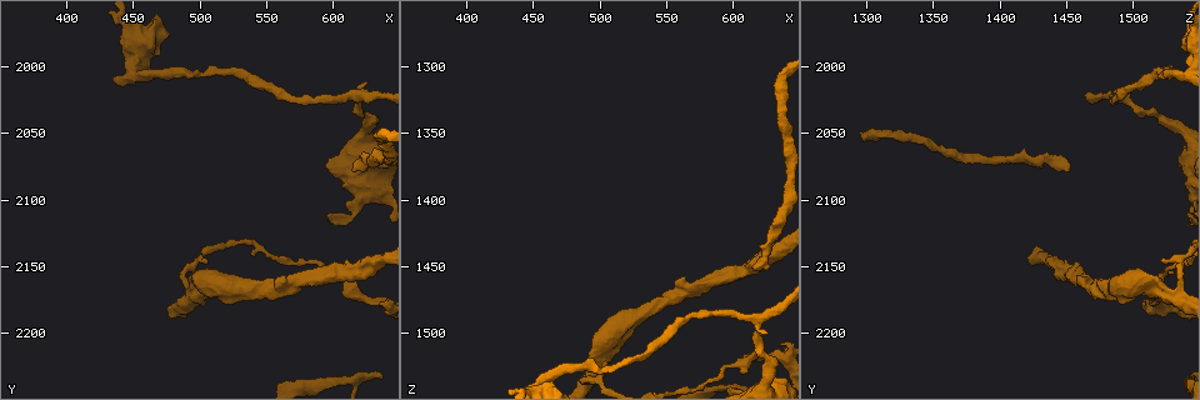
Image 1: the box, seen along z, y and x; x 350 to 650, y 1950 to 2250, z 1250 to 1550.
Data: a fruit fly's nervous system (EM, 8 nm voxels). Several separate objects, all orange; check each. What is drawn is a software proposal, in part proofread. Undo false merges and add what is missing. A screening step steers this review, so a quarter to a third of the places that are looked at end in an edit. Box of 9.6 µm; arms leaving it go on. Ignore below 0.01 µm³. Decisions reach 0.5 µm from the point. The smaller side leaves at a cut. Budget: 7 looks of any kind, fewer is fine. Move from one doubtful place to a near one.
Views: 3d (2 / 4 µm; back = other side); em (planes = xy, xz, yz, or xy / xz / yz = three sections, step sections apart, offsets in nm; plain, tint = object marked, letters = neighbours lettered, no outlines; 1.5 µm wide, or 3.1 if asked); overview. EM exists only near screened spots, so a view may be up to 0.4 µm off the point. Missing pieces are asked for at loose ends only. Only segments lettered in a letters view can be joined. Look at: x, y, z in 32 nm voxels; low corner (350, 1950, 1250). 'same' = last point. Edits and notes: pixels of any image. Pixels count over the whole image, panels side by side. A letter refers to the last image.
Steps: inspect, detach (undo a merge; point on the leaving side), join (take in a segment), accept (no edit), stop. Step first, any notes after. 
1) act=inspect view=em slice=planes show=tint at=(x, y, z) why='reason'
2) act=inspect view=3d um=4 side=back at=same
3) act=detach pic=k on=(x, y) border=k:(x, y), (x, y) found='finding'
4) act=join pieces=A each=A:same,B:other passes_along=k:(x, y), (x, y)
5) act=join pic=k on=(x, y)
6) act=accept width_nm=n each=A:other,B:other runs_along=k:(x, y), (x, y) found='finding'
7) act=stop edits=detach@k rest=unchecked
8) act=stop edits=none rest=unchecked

act=inspect view=3d um=2 at=(628, 2044, 1530)

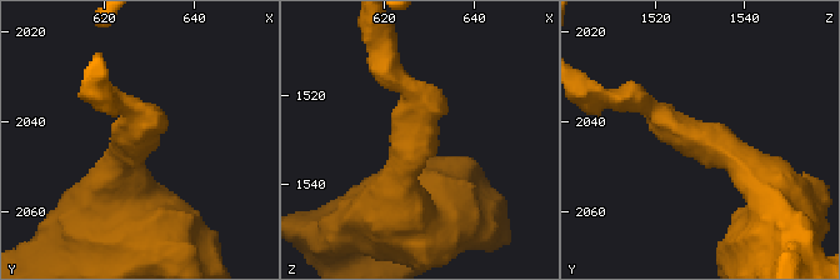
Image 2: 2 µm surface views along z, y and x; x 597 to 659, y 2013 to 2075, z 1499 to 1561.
act=inspect view=em slice=xz step=8 show=tint at=(626, 2044, 1531) arm_widths_nm=190,650 why='now the EM'

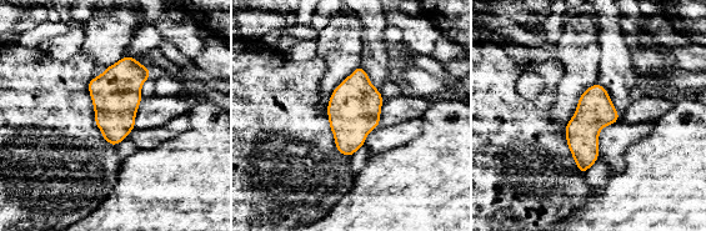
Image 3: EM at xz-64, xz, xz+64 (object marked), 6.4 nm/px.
act=inspect view=em slice=planes show=letters at=same why='another direction'

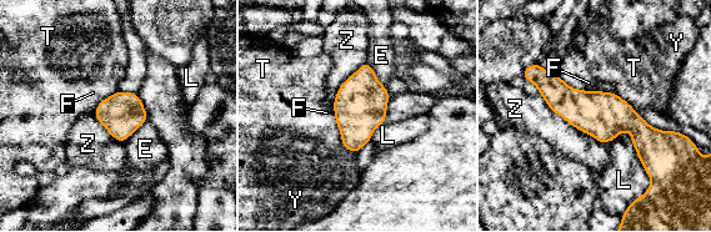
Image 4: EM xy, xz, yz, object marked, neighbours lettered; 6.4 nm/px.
act=accept longest_contact=Z:550nm each=E:other,F:other,L:other,T:other,Y:other,Z:other runs_along=4:(531, 79), (667, 139) found='all the same cell'

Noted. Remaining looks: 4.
act=inspect view=3d um=4 at=(614, 2078, 1452) why='long arm stops here'

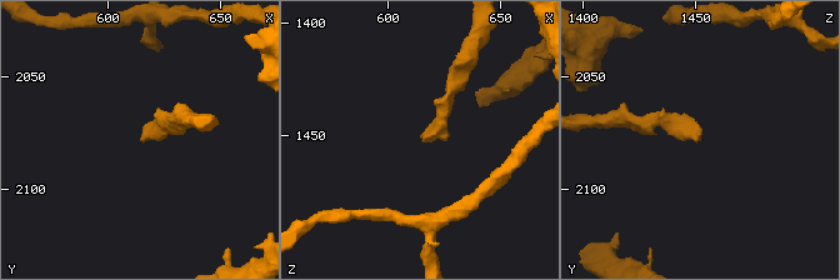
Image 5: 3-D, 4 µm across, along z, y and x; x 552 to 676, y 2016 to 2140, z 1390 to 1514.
act=inspect view=em slice=xz step=4 show=tint at=(615, 2078, 1452) why='now the EM'

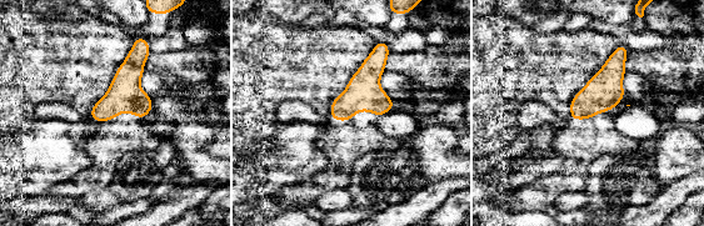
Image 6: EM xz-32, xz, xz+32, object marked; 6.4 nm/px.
act=inspect view=em slice=planes show=letters at=same

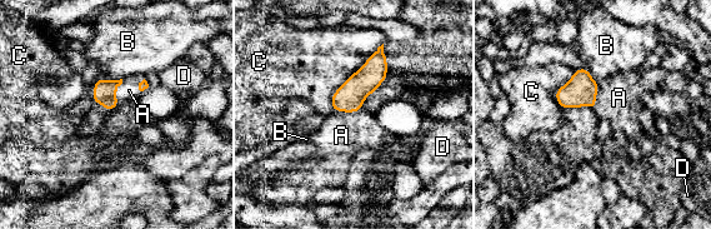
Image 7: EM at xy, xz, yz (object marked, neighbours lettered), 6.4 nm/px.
act=join pieces=A each=A:same,B:other,C:other,D:other passes_along=7:(349, 98), (348, 111), (341, 135) found='it goes on there'

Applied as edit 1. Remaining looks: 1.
act=stop edits=join@7 rest=unchecked

